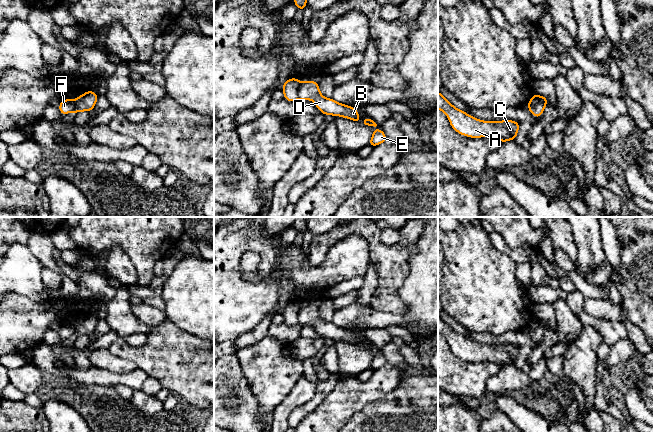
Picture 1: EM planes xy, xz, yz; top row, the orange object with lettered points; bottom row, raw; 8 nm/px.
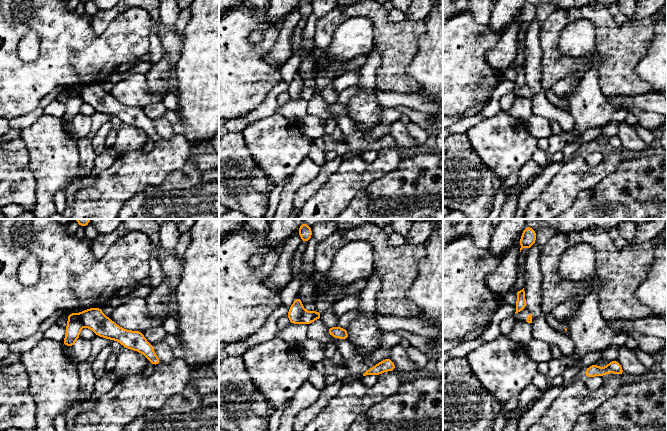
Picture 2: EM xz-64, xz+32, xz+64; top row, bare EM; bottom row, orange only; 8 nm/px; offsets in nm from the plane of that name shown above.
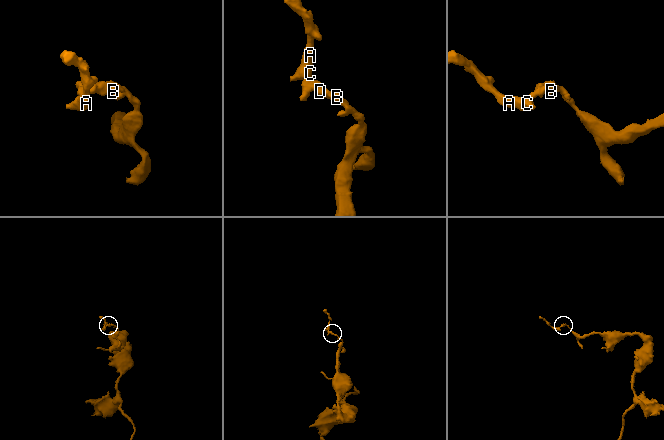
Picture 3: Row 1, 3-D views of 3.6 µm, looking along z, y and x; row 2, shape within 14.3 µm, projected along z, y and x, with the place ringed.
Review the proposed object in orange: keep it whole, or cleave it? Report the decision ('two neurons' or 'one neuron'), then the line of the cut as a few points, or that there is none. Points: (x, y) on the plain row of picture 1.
two neurons | xz (301, 307), (298, 312), (298, 322)

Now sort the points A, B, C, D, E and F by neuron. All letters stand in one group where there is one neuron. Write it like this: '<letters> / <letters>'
A C F / B D E

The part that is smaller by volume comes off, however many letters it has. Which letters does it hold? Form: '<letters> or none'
A, C, F

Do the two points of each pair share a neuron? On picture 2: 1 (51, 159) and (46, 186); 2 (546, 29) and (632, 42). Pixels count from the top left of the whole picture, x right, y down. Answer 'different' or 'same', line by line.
1: same
2: same

